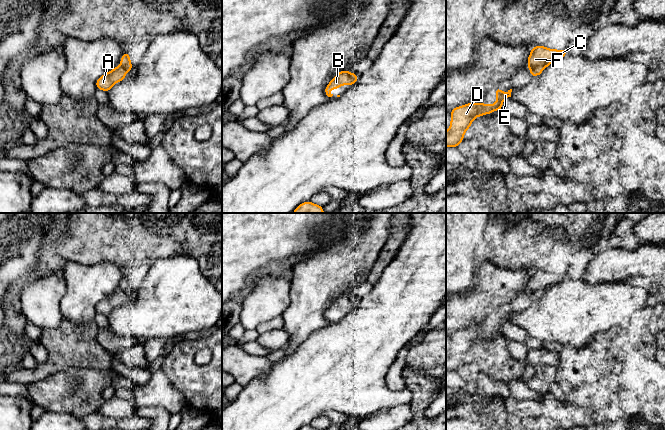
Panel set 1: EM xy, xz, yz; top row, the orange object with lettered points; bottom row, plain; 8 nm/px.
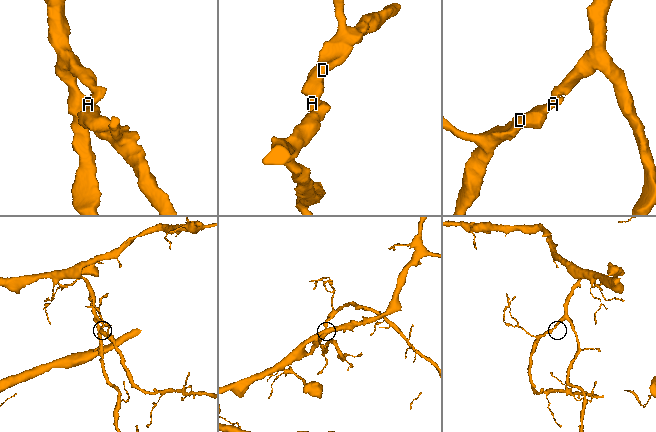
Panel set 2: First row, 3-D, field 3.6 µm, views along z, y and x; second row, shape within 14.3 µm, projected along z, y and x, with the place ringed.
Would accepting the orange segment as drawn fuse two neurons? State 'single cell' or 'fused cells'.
single cell

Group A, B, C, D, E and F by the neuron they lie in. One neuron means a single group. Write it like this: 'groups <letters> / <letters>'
groups A B C D E F

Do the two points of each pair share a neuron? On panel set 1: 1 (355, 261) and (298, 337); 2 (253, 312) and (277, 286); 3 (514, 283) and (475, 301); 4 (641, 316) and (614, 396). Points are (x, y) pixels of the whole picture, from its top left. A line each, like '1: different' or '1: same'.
1: same
2: same
3: same
4: same

